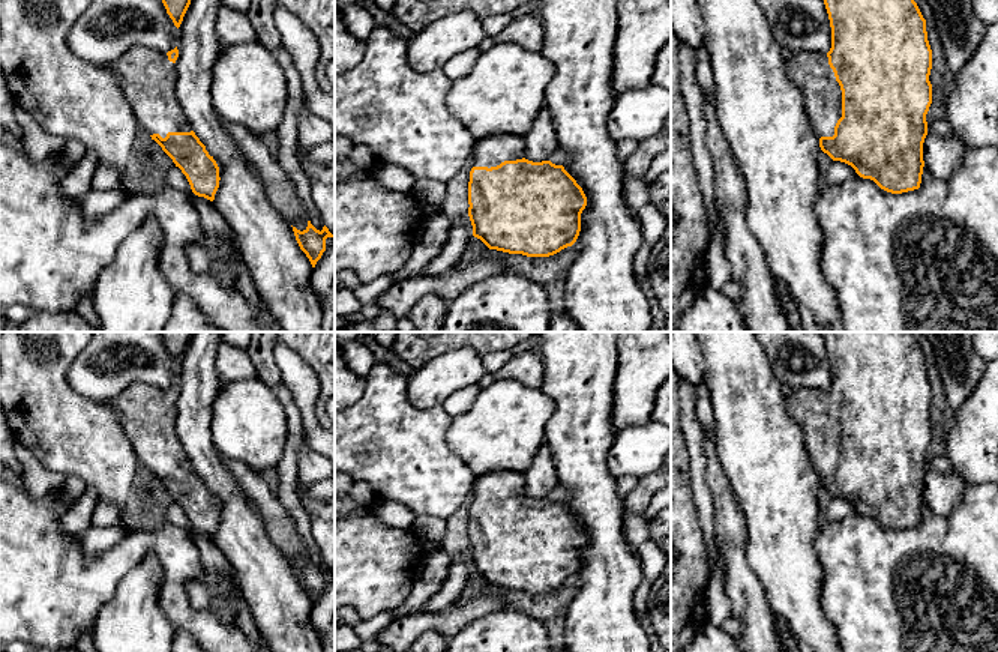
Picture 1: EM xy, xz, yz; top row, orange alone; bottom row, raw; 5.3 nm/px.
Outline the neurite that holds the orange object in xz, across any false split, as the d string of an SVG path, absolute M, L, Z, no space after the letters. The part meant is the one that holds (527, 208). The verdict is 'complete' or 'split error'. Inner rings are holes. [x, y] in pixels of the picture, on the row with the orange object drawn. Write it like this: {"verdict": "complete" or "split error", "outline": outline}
{"verdict": "split error", "outline": "M521 135L474 141L468 182L473 236L489 249L549 257L576 242L587 197L563 165L533 162L524 153Z"}

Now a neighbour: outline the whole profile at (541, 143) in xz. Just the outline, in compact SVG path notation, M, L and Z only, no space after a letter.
M546 105L540 110L533 128L524 138L524 158L528 161L549 161L549 158L558 150L558 140L555 135L554 122Z

